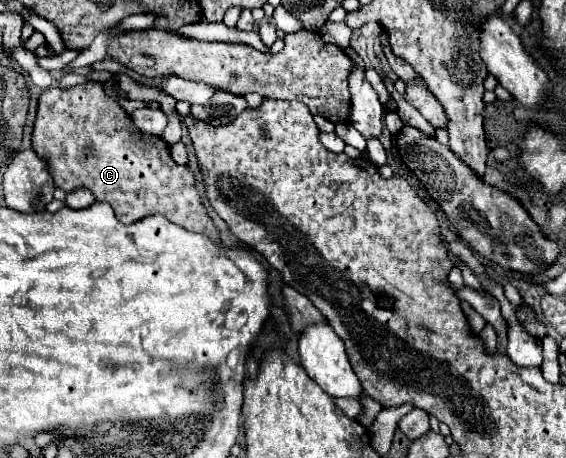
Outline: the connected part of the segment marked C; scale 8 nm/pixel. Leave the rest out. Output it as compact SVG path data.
M88 79L68 91L44 89L38 101L32 149L48 163L56 187L66 193L78 187L90 189L96 201L108 201L114 207L122 223L160 213L188 231L202 231L214 241L218 239L218 229L210 223L194 187L194 175L188 167L172 161L164 139L138 131L130 115L104 95L100 81Z

